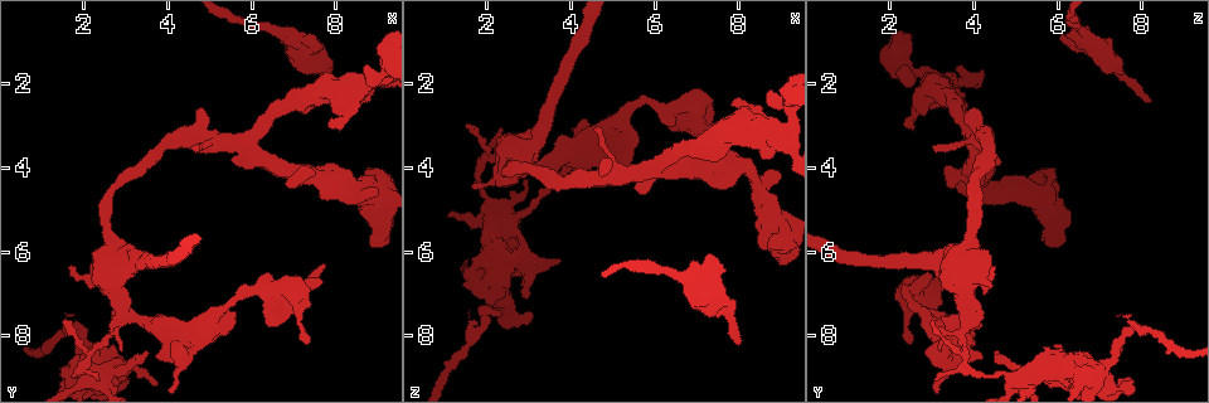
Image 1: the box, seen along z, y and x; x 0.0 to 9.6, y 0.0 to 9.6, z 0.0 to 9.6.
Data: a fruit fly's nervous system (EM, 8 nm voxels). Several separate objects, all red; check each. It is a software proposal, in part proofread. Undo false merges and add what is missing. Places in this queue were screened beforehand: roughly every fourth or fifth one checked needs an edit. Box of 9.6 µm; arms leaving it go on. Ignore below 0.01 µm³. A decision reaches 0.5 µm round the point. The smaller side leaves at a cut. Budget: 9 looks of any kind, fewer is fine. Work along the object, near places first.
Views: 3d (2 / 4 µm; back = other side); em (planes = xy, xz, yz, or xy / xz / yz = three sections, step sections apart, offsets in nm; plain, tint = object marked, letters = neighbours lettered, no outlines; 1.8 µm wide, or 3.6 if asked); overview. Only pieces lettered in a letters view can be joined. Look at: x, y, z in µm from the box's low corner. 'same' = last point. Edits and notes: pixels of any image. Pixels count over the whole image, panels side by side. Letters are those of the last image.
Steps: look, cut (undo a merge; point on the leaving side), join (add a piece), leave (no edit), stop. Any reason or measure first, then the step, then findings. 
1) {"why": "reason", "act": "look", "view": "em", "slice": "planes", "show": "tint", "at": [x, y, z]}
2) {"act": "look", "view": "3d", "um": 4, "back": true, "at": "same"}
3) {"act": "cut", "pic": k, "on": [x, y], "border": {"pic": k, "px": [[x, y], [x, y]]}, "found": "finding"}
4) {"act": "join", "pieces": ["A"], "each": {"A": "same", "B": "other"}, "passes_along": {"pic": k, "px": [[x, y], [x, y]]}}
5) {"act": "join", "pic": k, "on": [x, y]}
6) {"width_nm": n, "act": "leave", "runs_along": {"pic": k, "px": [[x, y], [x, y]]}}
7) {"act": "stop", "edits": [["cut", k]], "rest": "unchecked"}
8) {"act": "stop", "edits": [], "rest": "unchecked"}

{"why": "branch stops here", "act": "look", "view": "3d", "um": 4, "at": [4.65, 3.45, 3.10]}

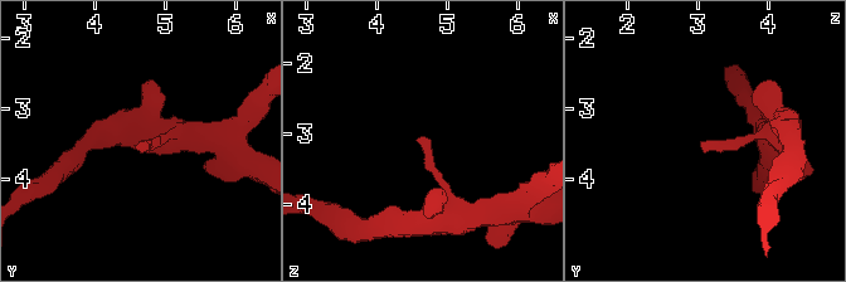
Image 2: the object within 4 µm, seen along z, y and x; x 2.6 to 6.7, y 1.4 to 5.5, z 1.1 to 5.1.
{"why": "need the tissue", "act": "look", "view": "em", "slice": "yz", "step": 8, "show": "letters", "at": [4.60, 3.45, 3.05]}

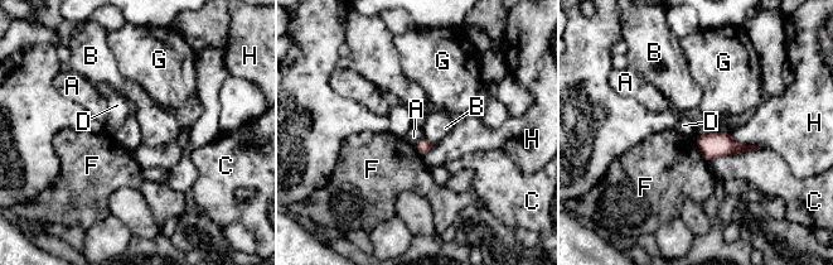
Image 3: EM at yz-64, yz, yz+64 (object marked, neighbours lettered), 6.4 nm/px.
{"width_nm": 90, "act": "leave", "each": {"A": "other", "B": "other", "C": "other", "D": "other", "F": "other", "G": "other", "H": "other"}, "border": {"pic": 3, "px": [[424, 136], [415, 147]]}, "found": "no lettered piece goes on from it"}

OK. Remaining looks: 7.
{"act": "look", "view": "3d", "um": 4, "at": [8.75, 2.00, 3.00]}

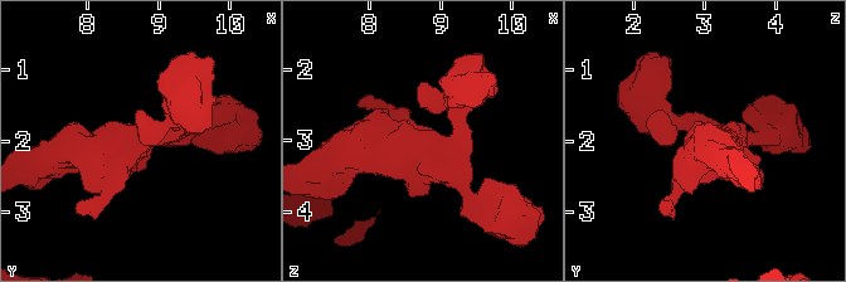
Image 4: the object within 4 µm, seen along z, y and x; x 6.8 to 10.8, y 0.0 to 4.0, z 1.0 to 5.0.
{"act": "look", "view": "em", "um": 3.6, "slice": "planes", "show": "tint", "at": [8.75, 2.00, 3.05]}

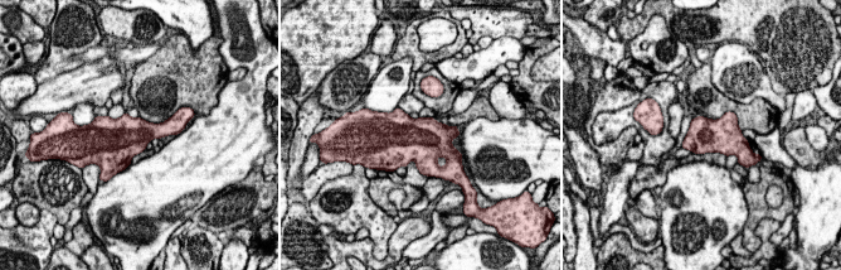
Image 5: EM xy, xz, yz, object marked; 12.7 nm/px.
{"why": "what lies round it", "act": "look", "view": "em", "um": 3.6, "slice": "planes", "show": "letters", "at": "same"}

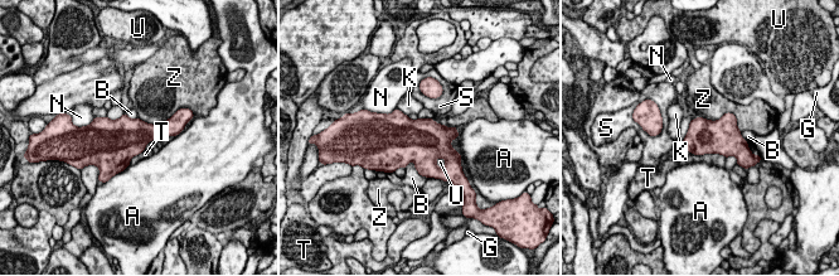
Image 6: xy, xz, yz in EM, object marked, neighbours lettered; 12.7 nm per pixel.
{"longest_contact_nm": ["Z", 550], "act": "leave", "each": {"A": "other", "B": "other", "G": "other", "K": "other", "N": "other", "S": "other", "T": "other", "U": "other", "Z": "other"}, "border": {"pic": 6, "px": [[439, 156], [444, 160], [442, 168]]}, "found": "continuous, no second neuron"}

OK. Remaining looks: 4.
{"act": "look", "view": "em", "slice": "planes", "show": "plain", "at": [7.25, 8.15, 2.50]}

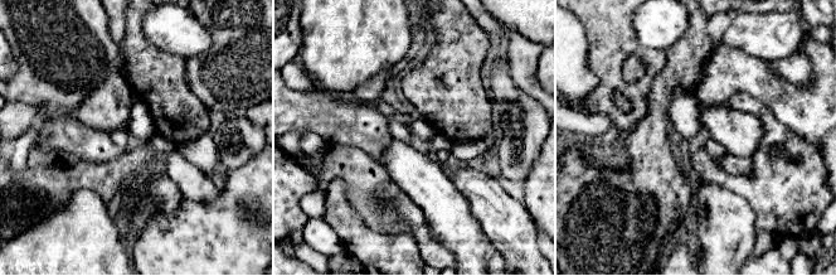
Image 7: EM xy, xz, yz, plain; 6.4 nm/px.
{"why": "with the object marked", "act": "look", "view": "em", "slice": "planes", "show": "tint", "at": "same"}

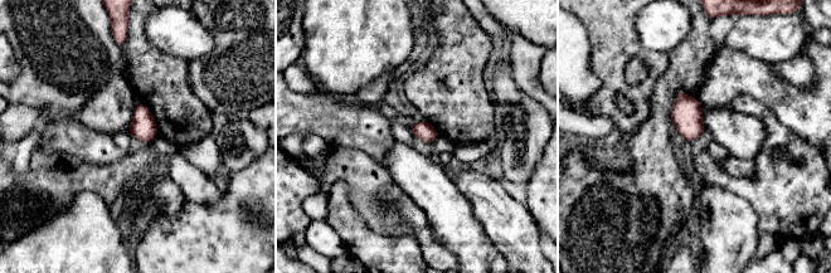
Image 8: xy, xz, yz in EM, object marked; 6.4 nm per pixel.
{"why": "what lies round it", "act": "look", "view": "em", "slice": "planes", "show": "letters", "at": "same"}

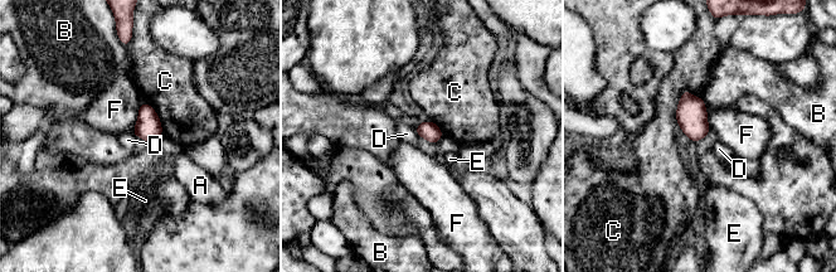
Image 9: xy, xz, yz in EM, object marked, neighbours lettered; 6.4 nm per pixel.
{"act": "leave", "each": {"A": "other", "B": "other", "C": "other", "D": "other", "E": "other", "F": "other"}, "found": "no lettered piece goes on from it"}

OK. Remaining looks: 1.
{"why": "thick end", "act": "look", "view": "em", "slice": "planes", "show": "letters", "at": [8.95, 4.40, 4.10]}

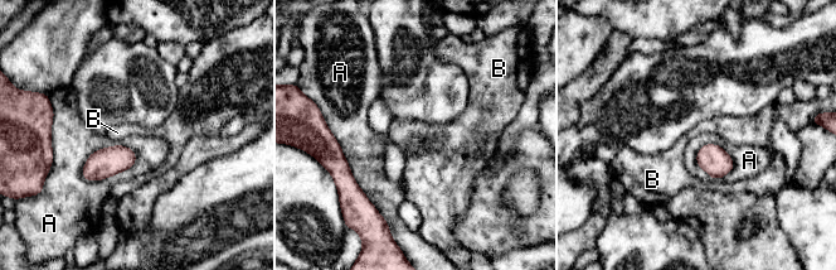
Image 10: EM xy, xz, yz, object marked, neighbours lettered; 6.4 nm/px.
{"longest_contact_nm": ["A", 380], "act": "leave", "each": {"A": "other", "B": "other"}, "border": {"pic": 10, "px": [[136, 153], [100, 148], [81, 176]]}, "found": "none of them fits"}

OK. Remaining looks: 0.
{"act": "stop", "edits": [], "rest": "unchecked"}

